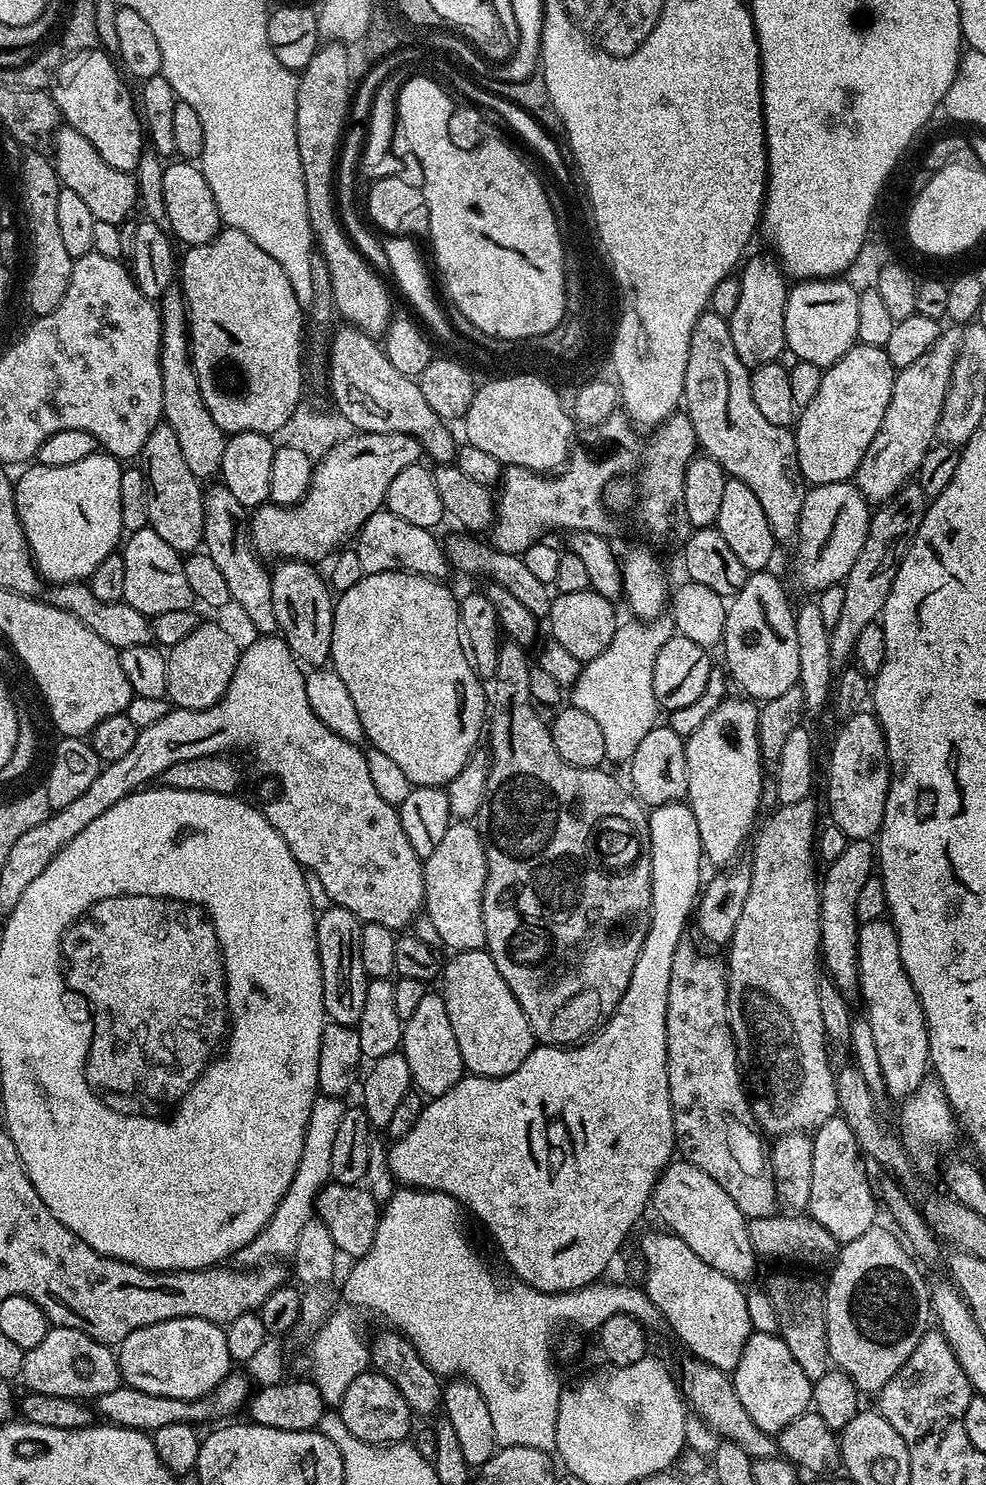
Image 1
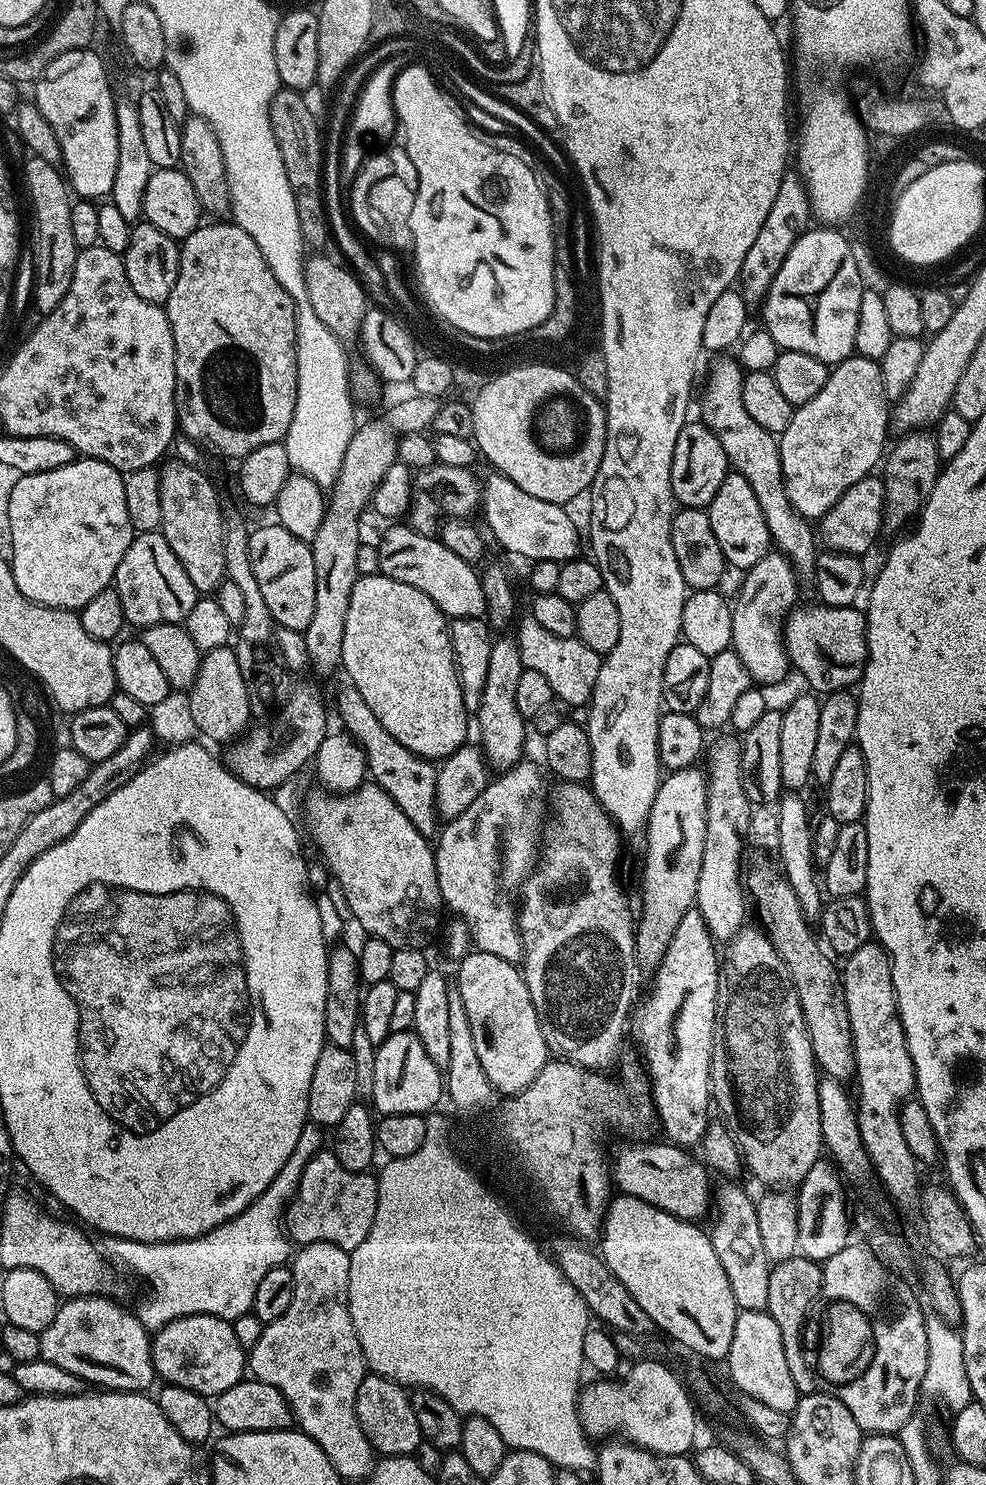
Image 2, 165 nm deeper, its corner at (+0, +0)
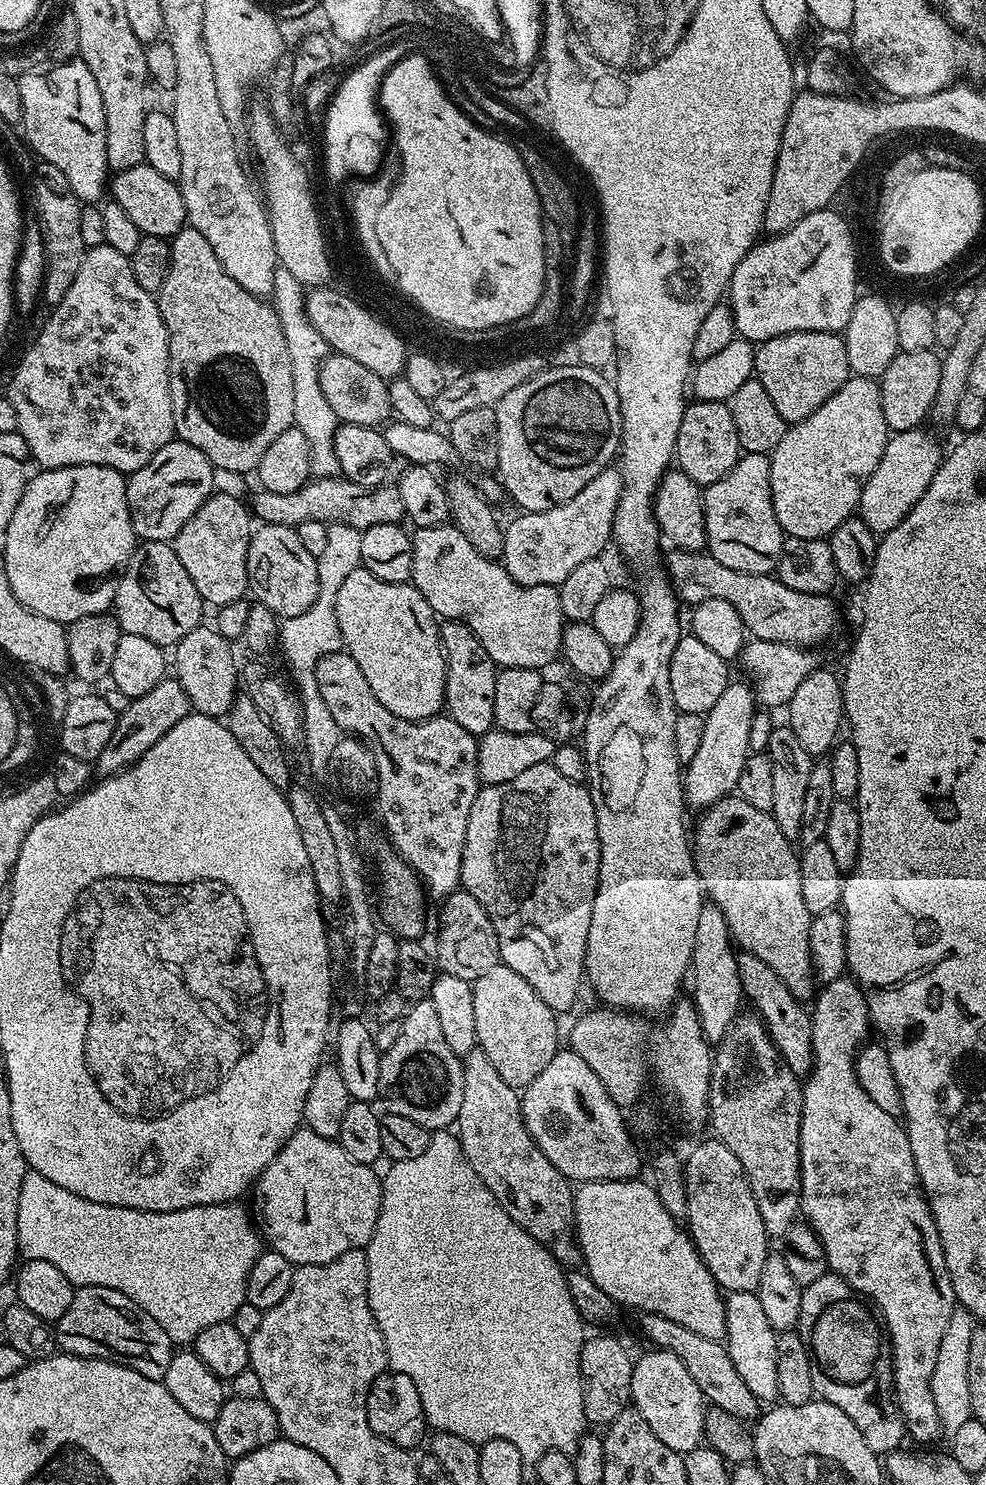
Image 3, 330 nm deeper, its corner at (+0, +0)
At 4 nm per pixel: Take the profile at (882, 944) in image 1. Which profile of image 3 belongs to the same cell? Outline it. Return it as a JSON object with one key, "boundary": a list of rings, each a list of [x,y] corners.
{"boundary":[[[845,974],[834,978],[834,982],[823,985],[815,993],[810,1015],[812,1017],[812,1071],[808,1073],[806,1083],[802,1088],[804,1105],[802,1106],[802,1122],[800,1123],[800,1216],[818,1234],[818,1238],[826,1250],[829,1269],[835,1275],[841,1276],[855,1292],[859,1292],[861,1296],[871,1301],[878,1309],[879,1315],[882,1317],[882,1323],[892,1342],[892,1387],[896,1397],[896,1405],[900,1407],[907,1435],[911,1439],[913,1436],[920,1443],[917,1445],[928,1446],[931,1445],[928,1444],[931,1440],[936,1440],[939,1436],[942,1436],[938,1406],[934,1406],[934,1394],[930,1390],[930,1378],[934,1374],[934,1362],[938,1362],[938,1342],[942,1342],[942,1334],[946,1334],[946,1322],[950,1322],[950,1314],[954,1314],[954,1310],[958,1306],[954,1286],[950,1278],[950,1270],[946,1266],[942,1242],[928,1205],[928,1197],[925,1196],[923,1188],[920,1187],[920,1175],[914,1166],[914,1154],[910,1150],[908,1130],[897,1117],[886,1114],[886,1110],[882,1110],[871,1100],[870,1094],[866,1094],[866,1090],[862,1090],[862,1086],[856,1077],[856,1054],[865,1041],[869,1039],[868,1030],[870,1032],[873,1027],[872,1019],[868,1016],[864,991],[852,979],[851,975]]]}

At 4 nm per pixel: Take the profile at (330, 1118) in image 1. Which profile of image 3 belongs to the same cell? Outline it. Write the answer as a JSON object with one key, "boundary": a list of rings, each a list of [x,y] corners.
{"boundary":[[[30,1170],[22,1178],[22,1190],[18,1194],[16,1251],[24,1260],[45,1260],[50,1266],[58,1266],[76,1288],[106,1286],[126,1294],[130,1302],[146,1310],[166,1330],[173,1345],[188,1346],[202,1330],[229,1323],[234,1310],[246,1302],[246,1282],[260,1257],[262,1236],[242,1205],[233,1202],[169,1212],[139,1212],[78,1198],[78,1194],[70,1194],[70,1190],[62,1190],[50,1178],[42,1178]]]}

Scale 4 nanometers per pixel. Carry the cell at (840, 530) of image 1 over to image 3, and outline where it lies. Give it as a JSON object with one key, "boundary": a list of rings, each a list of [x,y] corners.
{"boundary":[[[921,426],[889,435],[886,450],[862,490],[858,509],[859,519],[872,532],[883,534],[894,530],[894,526],[898,526],[902,518],[914,510],[918,498],[926,494],[926,486],[930,486],[936,467],[946,455],[945,449],[940,449],[935,434],[926,429]]]}

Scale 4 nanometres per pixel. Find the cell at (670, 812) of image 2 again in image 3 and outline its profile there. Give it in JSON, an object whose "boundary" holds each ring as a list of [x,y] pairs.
{"boundary":[[[729,682],[718,697],[718,702],[714,702],[714,706],[704,716],[702,743],[682,776],[684,799],[689,809],[709,808],[714,802],[737,791],[738,778],[742,778],[742,766],[746,766],[746,758],[753,747],[752,719],[756,716],[756,708],[756,693],[747,683]]]}

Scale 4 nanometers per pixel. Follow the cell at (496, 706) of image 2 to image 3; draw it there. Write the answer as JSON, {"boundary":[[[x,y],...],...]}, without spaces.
{"boundary":[[[609,466],[593,480],[586,482],[586,486],[582,486],[582,490],[578,490],[578,494],[574,494],[574,498],[565,504],[541,512],[524,512],[517,520],[510,521],[504,528],[504,545],[500,551],[502,561],[504,560],[503,571],[522,586],[558,586],[566,574],[578,566],[578,562],[597,559],[601,555],[600,551],[612,540],[612,523],[623,485],[624,477],[620,475],[619,467]]]}

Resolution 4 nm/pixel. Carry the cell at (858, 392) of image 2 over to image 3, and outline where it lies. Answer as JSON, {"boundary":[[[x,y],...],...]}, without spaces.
{"boundary":[[[849,375],[848,381],[834,394],[830,394],[830,398],[826,398],[826,402],[822,402],[822,406],[818,406],[818,410],[814,410],[814,414],[810,414],[810,418],[789,426],[786,434],[782,434],[782,442],[778,442],[778,446],[770,454],[772,462],[770,466],[770,490],[772,491],[772,501],[774,502],[774,514],[778,518],[778,522],[785,533],[789,537],[797,536],[798,538],[806,538],[807,540],[818,540],[831,536],[834,529],[842,526],[842,522],[853,519],[854,513],[860,506],[862,490],[866,486],[870,474],[874,474],[874,470],[886,450],[886,442],[888,441],[889,435],[890,430],[886,426],[886,414],[882,414],[880,385],[871,376]]]}

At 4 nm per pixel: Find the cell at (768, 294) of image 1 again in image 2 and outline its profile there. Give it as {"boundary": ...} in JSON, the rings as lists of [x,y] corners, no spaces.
{"boundary":[[[785,174],[782,178],[782,186],[778,186],[774,203],[766,213],[766,222],[762,222],[762,230],[758,230],[758,238],[754,238],[746,258],[742,258],[738,289],[740,288],[741,294],[744,295],[745,305],[746,303],[763,305],[766,294],[770,290],[770,282],[774,282],[774,274],[782,270],[782,262],[786,262],[786,254],[790,254],[790,246],[794,246],[794,242],[798,242],[800,235],[808,231],[812,219],[808,187],[799,175]]]}

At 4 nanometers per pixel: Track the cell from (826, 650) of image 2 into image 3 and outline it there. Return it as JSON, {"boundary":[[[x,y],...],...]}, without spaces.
{"boundary":[[[707,551],[667,553],[666,575],[677,597],[685,605],[695,606],[710,602],[710,598],[722,598],[742,614],[742,622],[749,637],[766,642],[796,644],[799,648],[815,649],[824,644],[840,628],[840,612],[828,594],[810,594],[802,590],[790,590],[775,575],[750,574],[742,570],[730,570],[722,566]]]}

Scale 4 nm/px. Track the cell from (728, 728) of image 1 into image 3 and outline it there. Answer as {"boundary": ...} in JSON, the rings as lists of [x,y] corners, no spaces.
{"boundary":[[[705,903],[702,914],[698,914],[698,927],[694,934],[694,950],[690,965],[690,999],[698,1010],[702,1034],[709,1042],[719,1042],[742,1012],[740,1004],[742,1005],[744,1000],[744,987],[740,981],[737,955],[732,931],[728,929],[722,910],[717,908],[715,903]]]}

